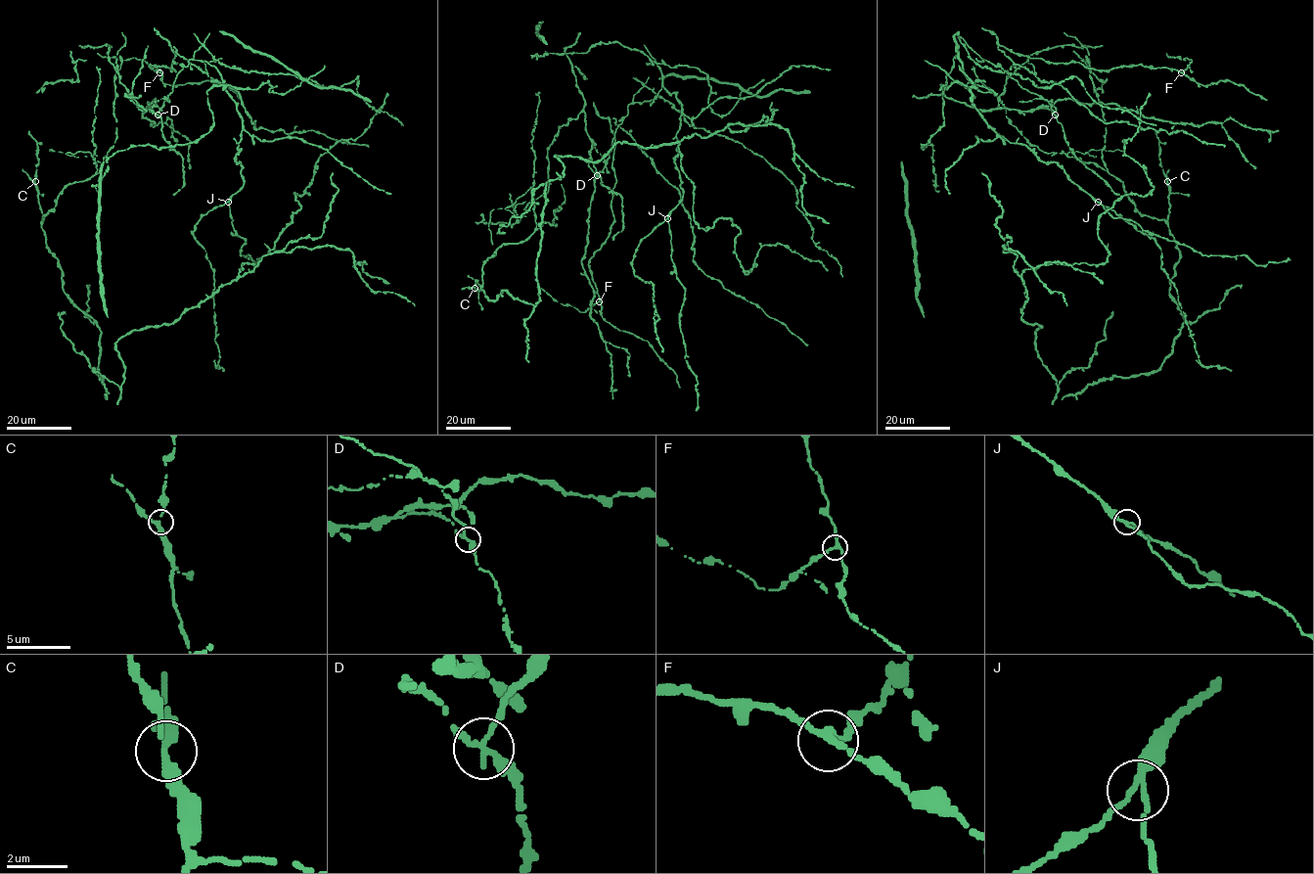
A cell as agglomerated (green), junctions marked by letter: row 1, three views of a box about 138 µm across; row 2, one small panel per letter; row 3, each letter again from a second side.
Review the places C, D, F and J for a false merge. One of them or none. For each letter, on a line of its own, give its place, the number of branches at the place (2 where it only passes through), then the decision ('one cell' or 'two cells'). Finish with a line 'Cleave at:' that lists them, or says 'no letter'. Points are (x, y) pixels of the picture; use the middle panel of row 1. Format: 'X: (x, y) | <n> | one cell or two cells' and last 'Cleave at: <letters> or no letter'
C: (475, 288) | 3 | one cell
D: (597, 175) | 3 | two cells
F: (599, 301) | 3 | one cell
J: (667, 218) | 3 | one cell
Cleave at: D

